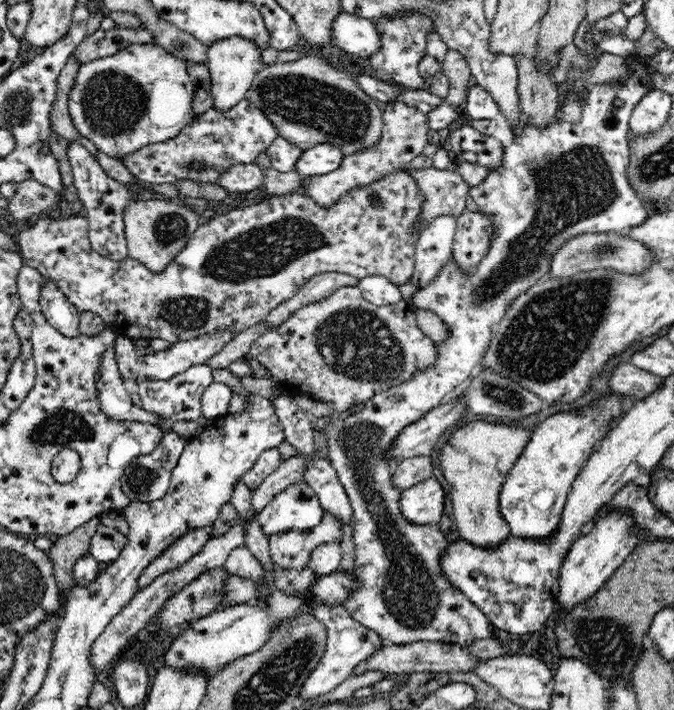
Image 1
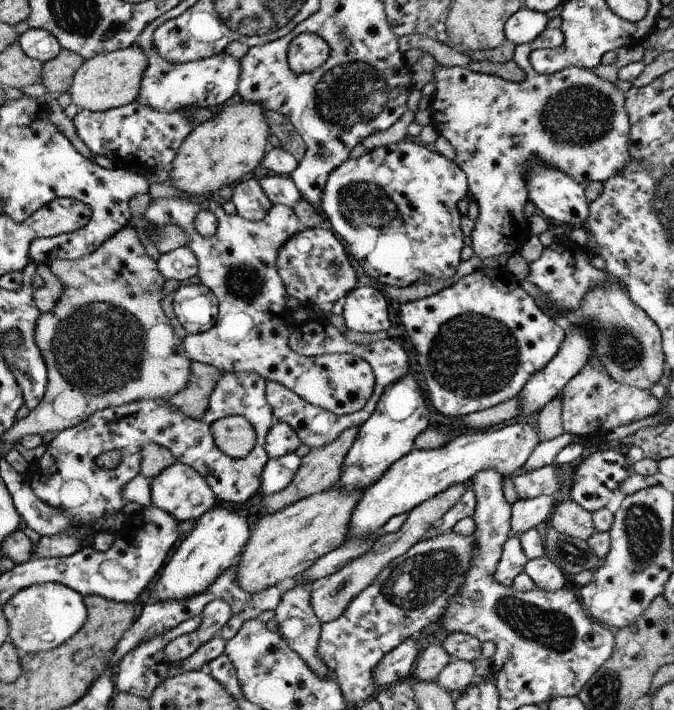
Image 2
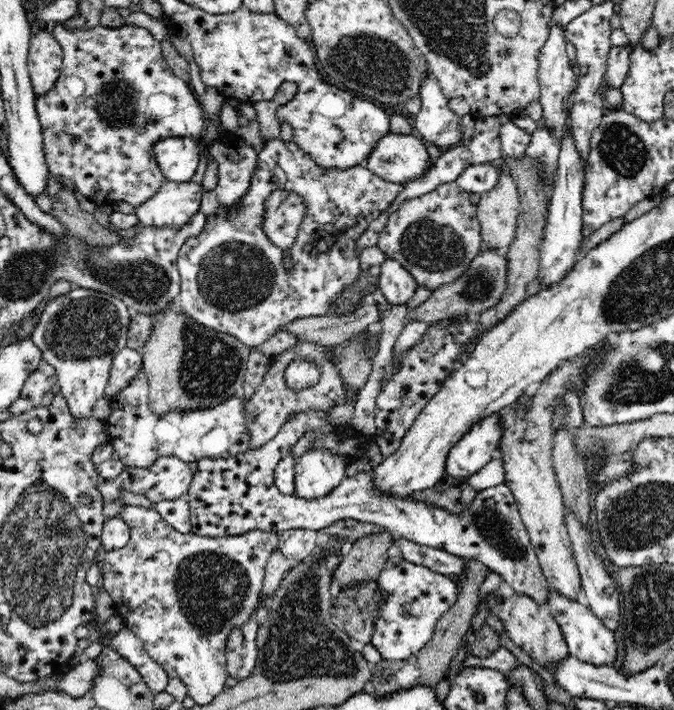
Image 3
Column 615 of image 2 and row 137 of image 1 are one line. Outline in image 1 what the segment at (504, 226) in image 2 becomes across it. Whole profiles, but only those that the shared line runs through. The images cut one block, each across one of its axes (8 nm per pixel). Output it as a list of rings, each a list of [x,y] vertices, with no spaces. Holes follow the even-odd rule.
[[[156,43],[130,44],[130,46],[127,46],[124,50],[120,50],[120,52],[117,52],[112,56],[97,58],[85,62],[79,66],[75,83],[73,84],[72,90],[69,92],[69,101],[67,102],[67,105],[72,122],[84,138],[92,140],[97,150],[105,152],[108,156],[118,160],[120,160],[120,158],[124,158],[124,156],[128,156],[128,154],[132,154],[132,152],[136,152],[136,150],[140,150],[140,148],[144,148],[144,146],[148,146],[148,144],[156,144],[166,140],[172,140],[173,137],[178,136],[178,134],[180,134],[180,132],[182,132],[184,128],[186,128],[187,125],[193,120],[193,110],[191,104],[194,100],[194,91],[189,72],[187,71],[187,65],[188,63],[176,58],[164,47],[161,47]]]

